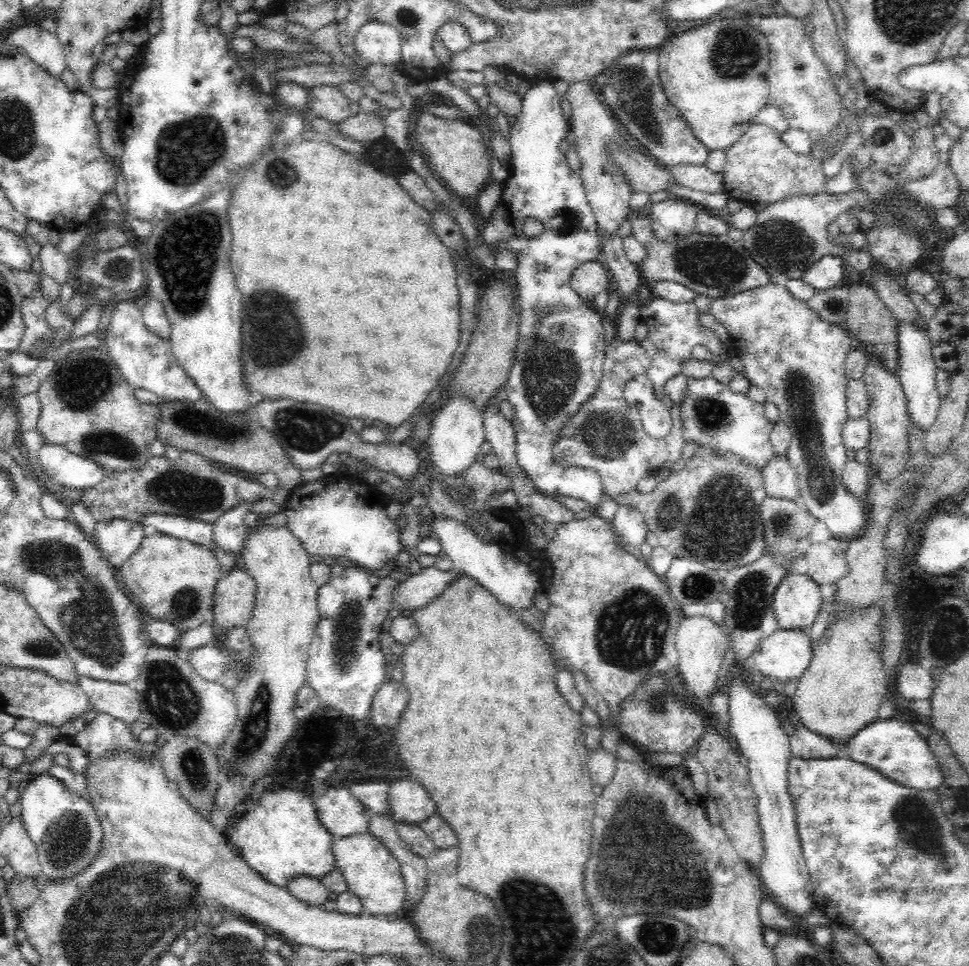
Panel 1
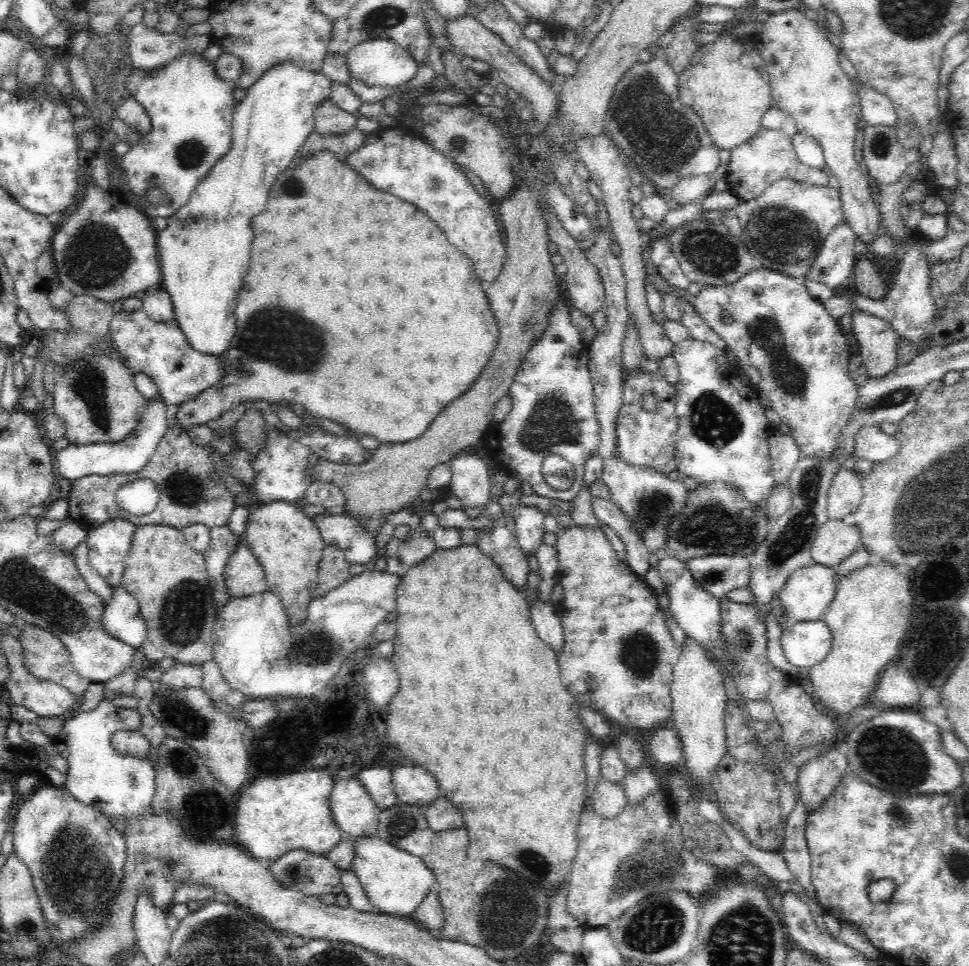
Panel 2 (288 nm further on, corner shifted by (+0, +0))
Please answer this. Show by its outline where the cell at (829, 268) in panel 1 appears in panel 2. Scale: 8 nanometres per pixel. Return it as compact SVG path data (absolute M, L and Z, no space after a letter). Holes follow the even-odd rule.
M846 220L838 224L838 228L828 234L828 238L822 242L822 248L818 256L814 258L808 272L802 276L804 282L820 282L830 288L846 286L856 268L856 260L860 258L854 252L854 246L858 242L856 232L848 226Z

